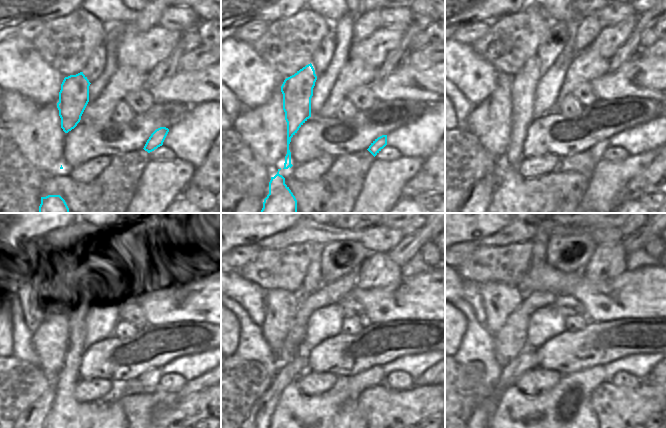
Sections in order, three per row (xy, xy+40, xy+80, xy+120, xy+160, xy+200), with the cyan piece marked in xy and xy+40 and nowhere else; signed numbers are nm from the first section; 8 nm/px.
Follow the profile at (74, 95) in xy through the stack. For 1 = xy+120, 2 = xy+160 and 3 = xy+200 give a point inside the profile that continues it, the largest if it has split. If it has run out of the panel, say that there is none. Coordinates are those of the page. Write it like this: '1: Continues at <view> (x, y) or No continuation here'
1: Continues at xy+120 (105, 416)
2: Continues at xy+160 (334, 416)
3: Continues at xy+200 (563, 416).

